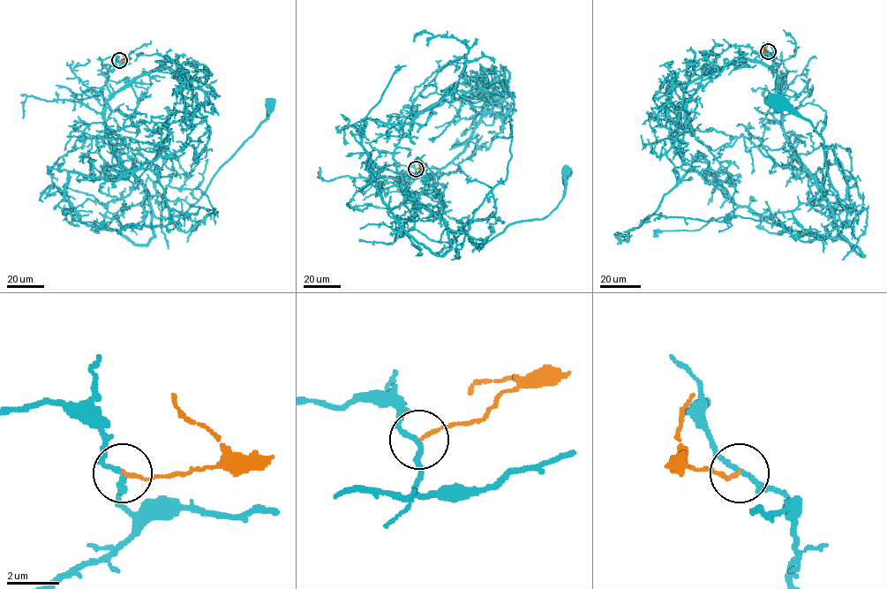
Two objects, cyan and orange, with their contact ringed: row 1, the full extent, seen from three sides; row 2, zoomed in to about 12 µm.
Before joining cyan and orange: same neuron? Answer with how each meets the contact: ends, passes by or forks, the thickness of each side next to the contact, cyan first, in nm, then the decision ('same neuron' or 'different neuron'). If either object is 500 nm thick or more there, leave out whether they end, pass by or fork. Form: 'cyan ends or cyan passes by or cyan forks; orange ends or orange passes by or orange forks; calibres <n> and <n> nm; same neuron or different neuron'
cyan passes by; orange ends; calibres 180 and 120 nm; different neuron

